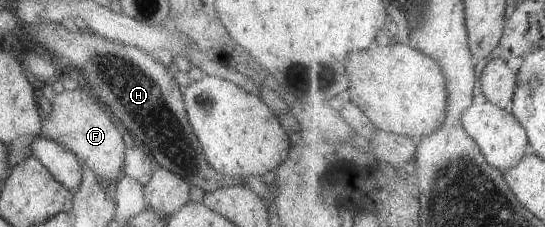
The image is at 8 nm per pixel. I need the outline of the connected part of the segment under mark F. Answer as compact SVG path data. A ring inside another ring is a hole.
M85 88L74 91L64 90L56 94L50 105L51 113L43 114L39 135L50 138L69 149L105 184L117 180L122 175L124 142L119 127L115 126L115 122L109 118L111 113L93 96Z

